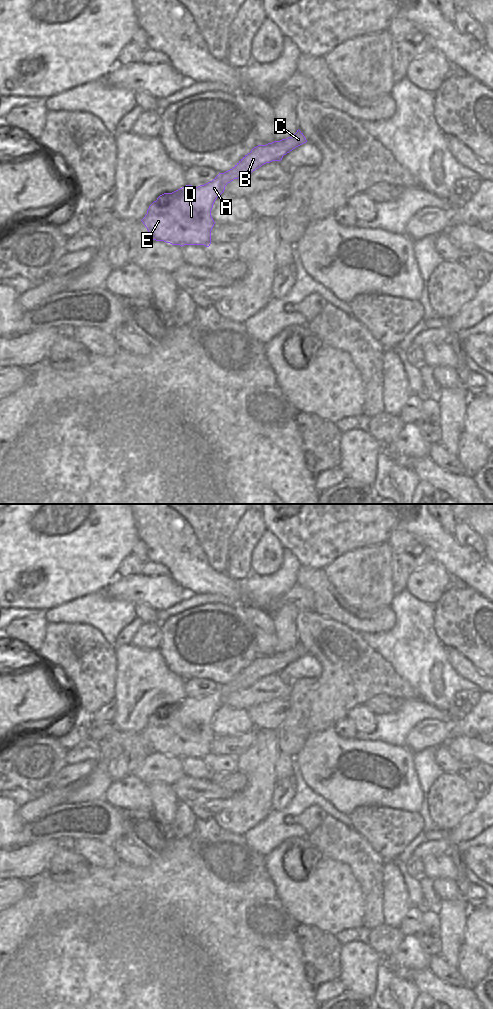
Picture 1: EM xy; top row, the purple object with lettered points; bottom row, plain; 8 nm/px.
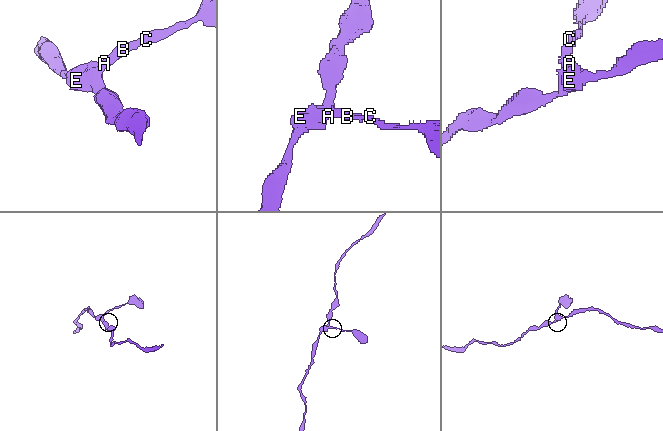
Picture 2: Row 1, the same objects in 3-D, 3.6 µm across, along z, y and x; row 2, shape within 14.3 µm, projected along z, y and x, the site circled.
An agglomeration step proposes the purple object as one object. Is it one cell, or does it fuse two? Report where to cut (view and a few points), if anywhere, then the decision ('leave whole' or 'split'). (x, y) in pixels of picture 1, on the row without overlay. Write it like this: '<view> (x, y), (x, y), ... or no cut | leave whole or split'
no cut | leave whole

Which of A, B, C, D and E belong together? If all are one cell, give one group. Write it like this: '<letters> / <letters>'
A B C D E

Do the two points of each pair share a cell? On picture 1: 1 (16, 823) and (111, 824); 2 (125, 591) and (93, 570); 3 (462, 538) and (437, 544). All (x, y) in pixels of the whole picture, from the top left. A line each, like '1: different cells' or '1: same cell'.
1: different cells
2: different cells
3: different cells

